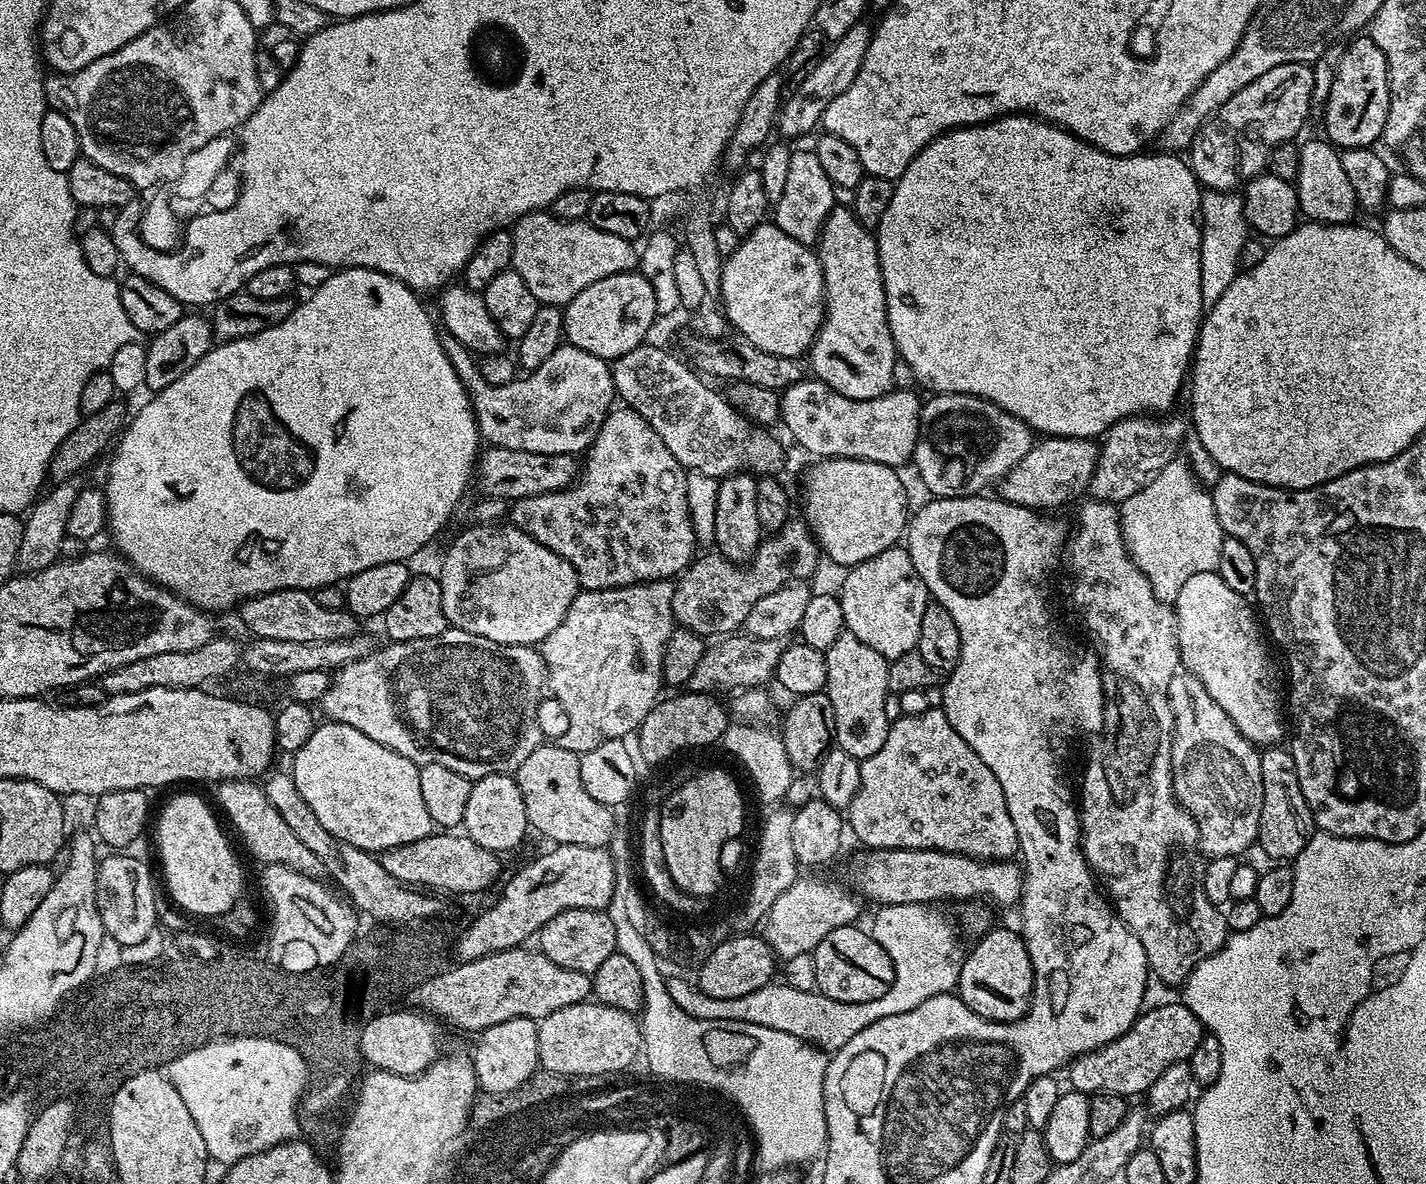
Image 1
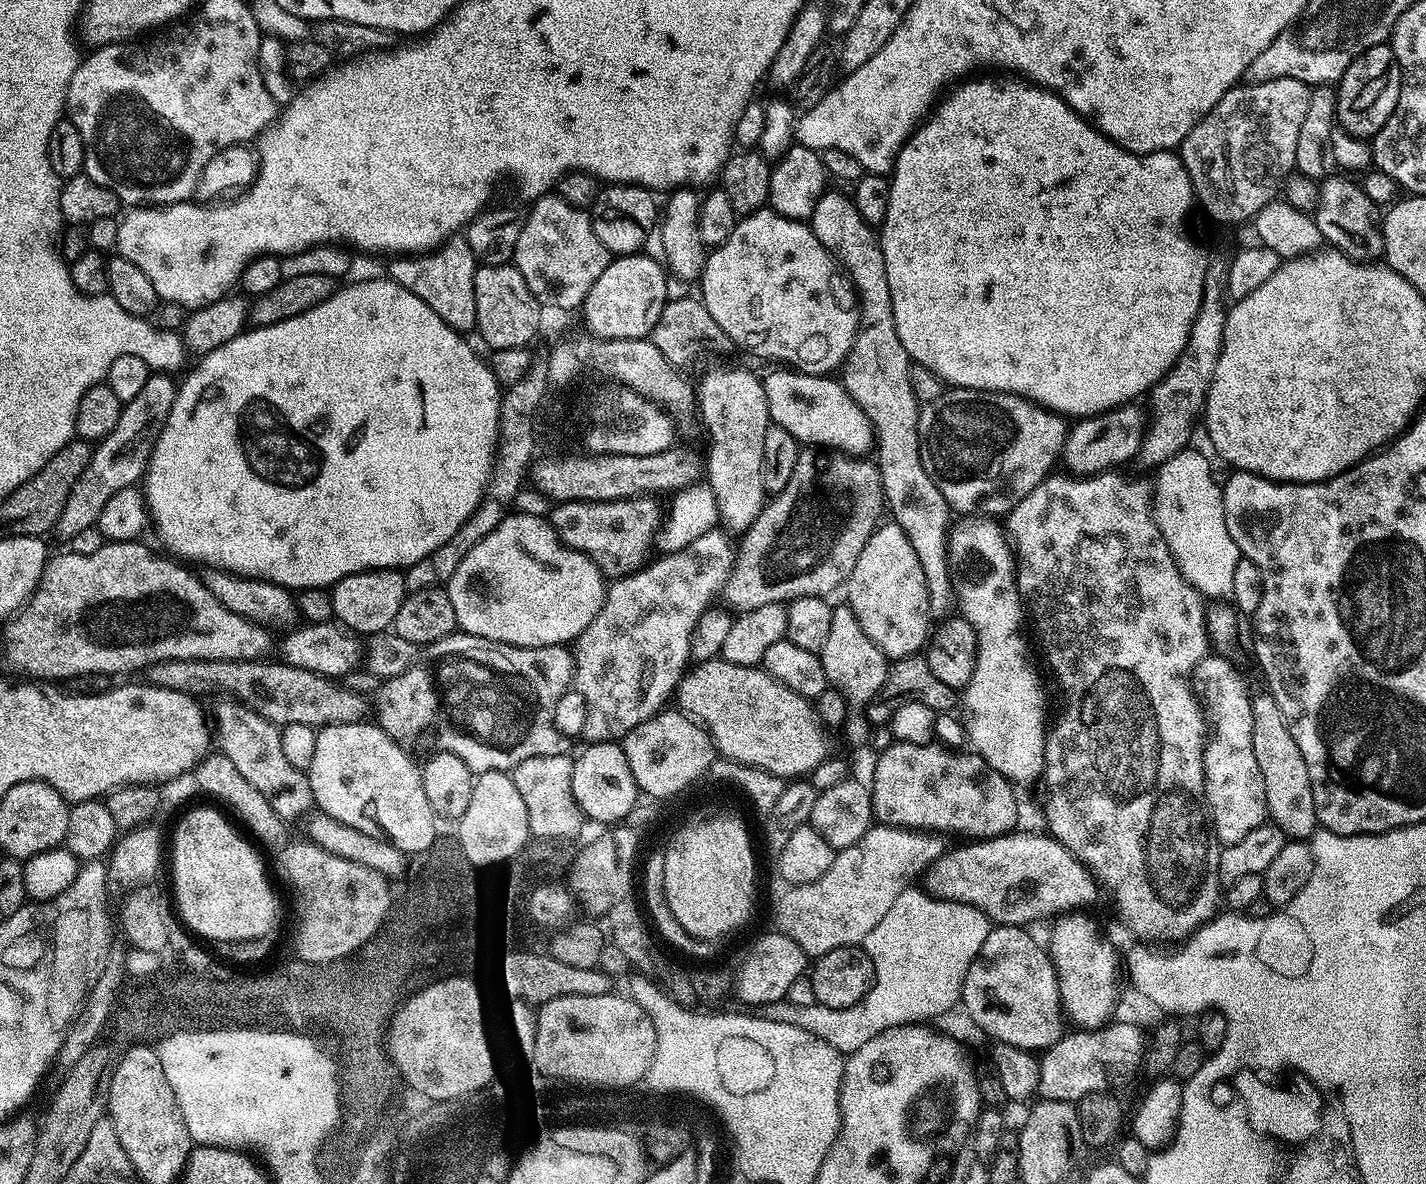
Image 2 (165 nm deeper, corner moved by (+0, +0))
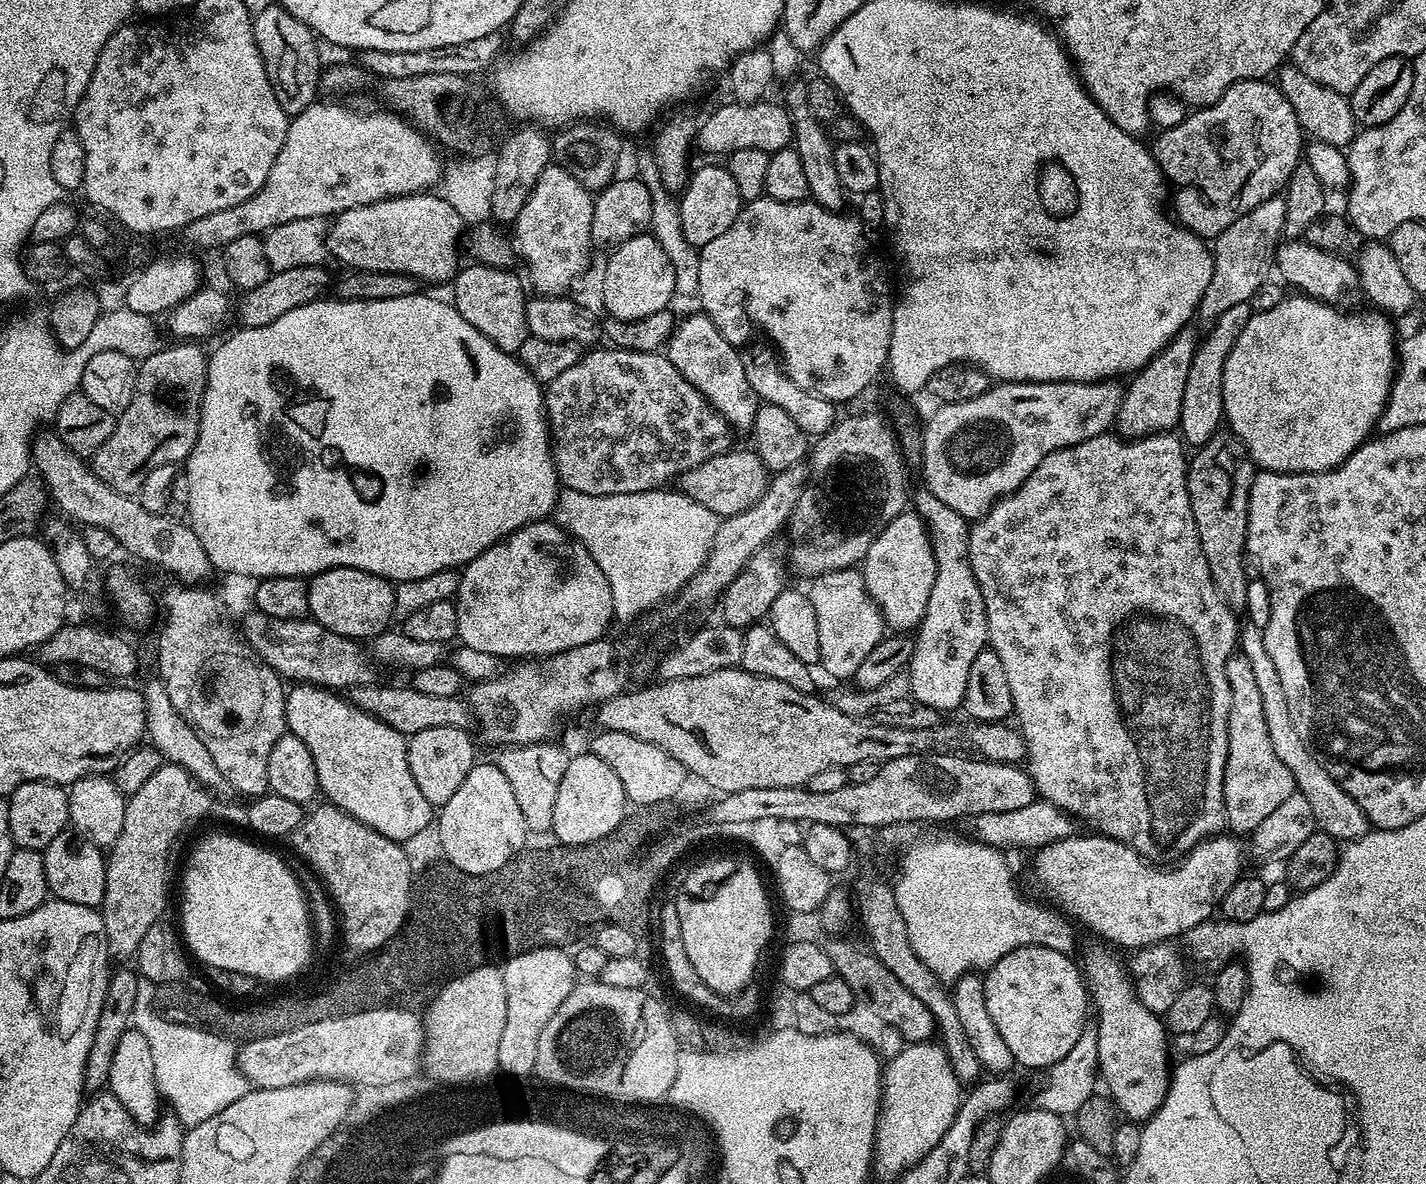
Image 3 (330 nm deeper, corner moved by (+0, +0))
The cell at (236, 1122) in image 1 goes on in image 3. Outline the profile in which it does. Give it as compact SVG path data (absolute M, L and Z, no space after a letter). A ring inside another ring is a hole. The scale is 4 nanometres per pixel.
M145 1002L138 1003L132 1012L131 1023L142 1034L146 1034L150 1042L156 1086L160 1089L161 1097L176 1107L174 1115L181 1124L191 1126L206 1122L206 1118L226 1110L230 1102L250 1091L250 1081L237 1064L238 1052L233 1041L215 1036L213 1032L203 1032L200 1028L176 1024L153 1008Z

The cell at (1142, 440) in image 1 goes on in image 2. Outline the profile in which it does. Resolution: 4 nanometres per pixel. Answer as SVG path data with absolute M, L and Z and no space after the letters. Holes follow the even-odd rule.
M1215 310L1198 315L1196 323L1191 326L1182 354L1175 360L1167 375L1151 389L1154 416L1152 418L1151 415L1151 424L1145 431L1144 442L1140 447L1140 462L1144 461L1153 468L1159 467L1189 445L1194 415L1199 415L1207 400L1210 382L1213 381L1214 369L1221 353L1222 338L1225 336L1226 316L1227 313L1218 314Z

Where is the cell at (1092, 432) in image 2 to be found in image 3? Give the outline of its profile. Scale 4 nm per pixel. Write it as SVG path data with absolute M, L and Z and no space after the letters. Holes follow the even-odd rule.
M1183 328L1145 368L1140 369L1127 381L1115 422L1121 437L1139 438L1168 434L1179 425L1187 374L1198 345L1198 335L1196 336L1194 328Z

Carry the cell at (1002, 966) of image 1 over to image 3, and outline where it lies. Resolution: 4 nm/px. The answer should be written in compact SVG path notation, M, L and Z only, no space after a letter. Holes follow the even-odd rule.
M1035 944L1006 954L987 969L986 1010L990 1010L990 1018L994 1018L994 1026L1010 1046L1017 1065L1047 1070L1074 1050L1074 1042L1078 1042L1090 1016L1090 992L1081 965L1072 958L1067 952Z

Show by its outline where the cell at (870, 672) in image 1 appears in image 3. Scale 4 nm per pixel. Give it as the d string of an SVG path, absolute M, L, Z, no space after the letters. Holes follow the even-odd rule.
M856 568L834 570L815 577L811 584L807 593L818 618L819 667L825 668L836 682L847 681L856 673L866 654L884 639L884 619L866 590L863 571Z

